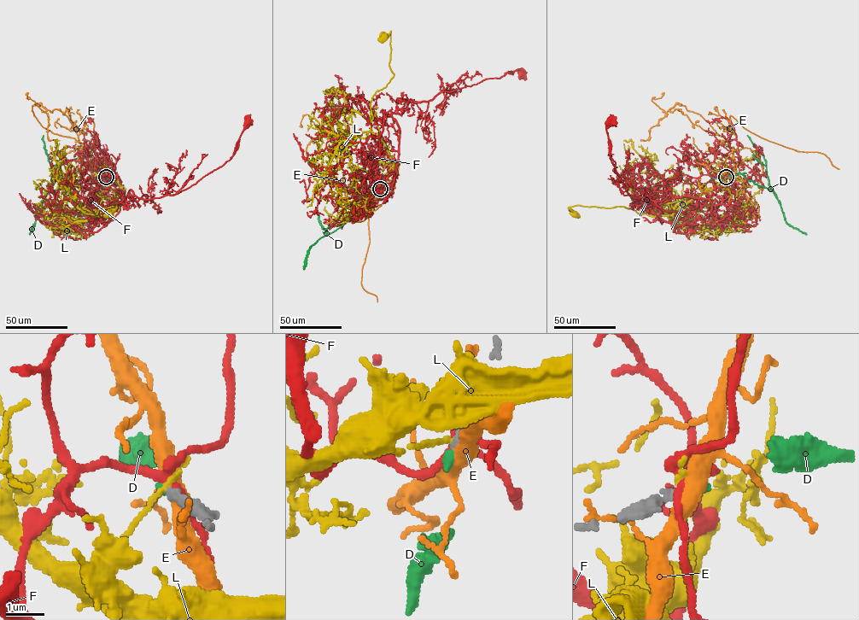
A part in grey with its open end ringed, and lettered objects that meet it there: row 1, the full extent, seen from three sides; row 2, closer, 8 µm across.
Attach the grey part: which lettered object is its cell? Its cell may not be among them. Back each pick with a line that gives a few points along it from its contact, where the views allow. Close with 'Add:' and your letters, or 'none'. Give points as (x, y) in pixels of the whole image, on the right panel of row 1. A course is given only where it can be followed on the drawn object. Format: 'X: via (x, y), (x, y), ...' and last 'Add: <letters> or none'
D: via (726, 177), (741, 173), (758, 186), (772, 190), (786, 222), (806, 234)
Add: D

